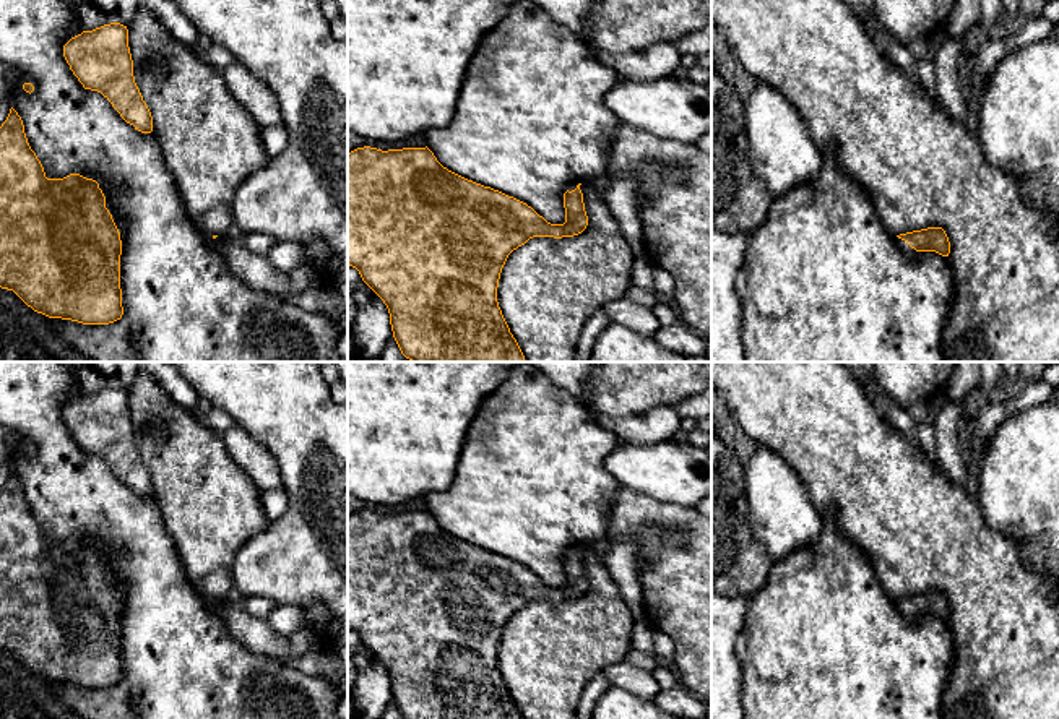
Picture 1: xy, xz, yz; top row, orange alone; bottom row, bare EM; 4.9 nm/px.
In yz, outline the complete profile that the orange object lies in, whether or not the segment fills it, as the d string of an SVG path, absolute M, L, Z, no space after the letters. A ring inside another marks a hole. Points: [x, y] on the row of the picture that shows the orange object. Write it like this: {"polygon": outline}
{"polygon": "M927 227L897 235L897 245L906 256L914 256L918 252L936 252L949 256L950 242L942 227Z"}

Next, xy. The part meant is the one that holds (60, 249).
{"polygon": "M11 107L0 127L0 287L13 291L28 307L49 318L109 325L123 315L120 255L120 232L99 183L80 174L47 179L28 143L23 120Z"}

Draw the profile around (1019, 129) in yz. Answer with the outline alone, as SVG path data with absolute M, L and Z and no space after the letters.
M1059 37L1009 52L986 78L978 138L988 162L1017 179L1025 201L1059 211Z

